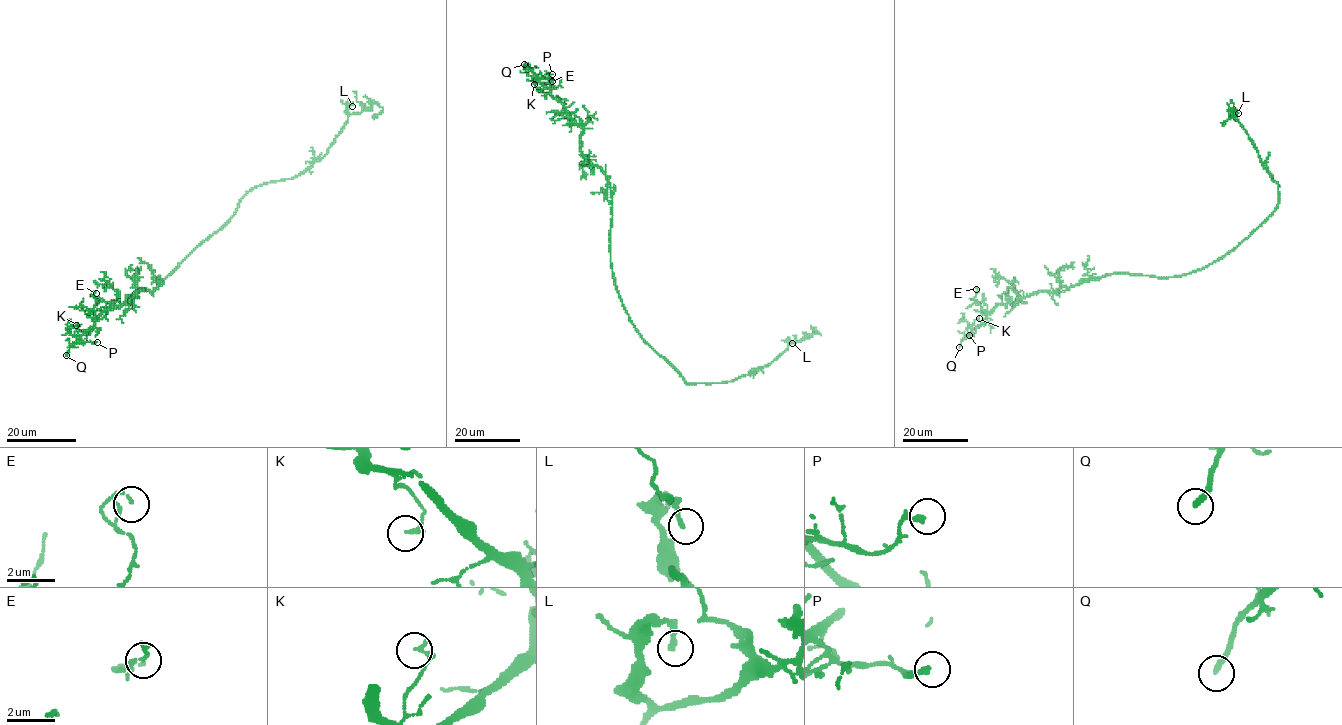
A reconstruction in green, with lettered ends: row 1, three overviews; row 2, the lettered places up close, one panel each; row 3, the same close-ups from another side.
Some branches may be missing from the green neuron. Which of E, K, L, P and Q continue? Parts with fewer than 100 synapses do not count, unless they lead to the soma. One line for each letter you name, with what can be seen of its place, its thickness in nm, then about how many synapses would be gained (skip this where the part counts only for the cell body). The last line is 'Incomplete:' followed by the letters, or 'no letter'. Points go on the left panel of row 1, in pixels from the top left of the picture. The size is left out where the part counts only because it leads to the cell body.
Q: place (66, 355); calibre 240 nm
Incomplete: Q

